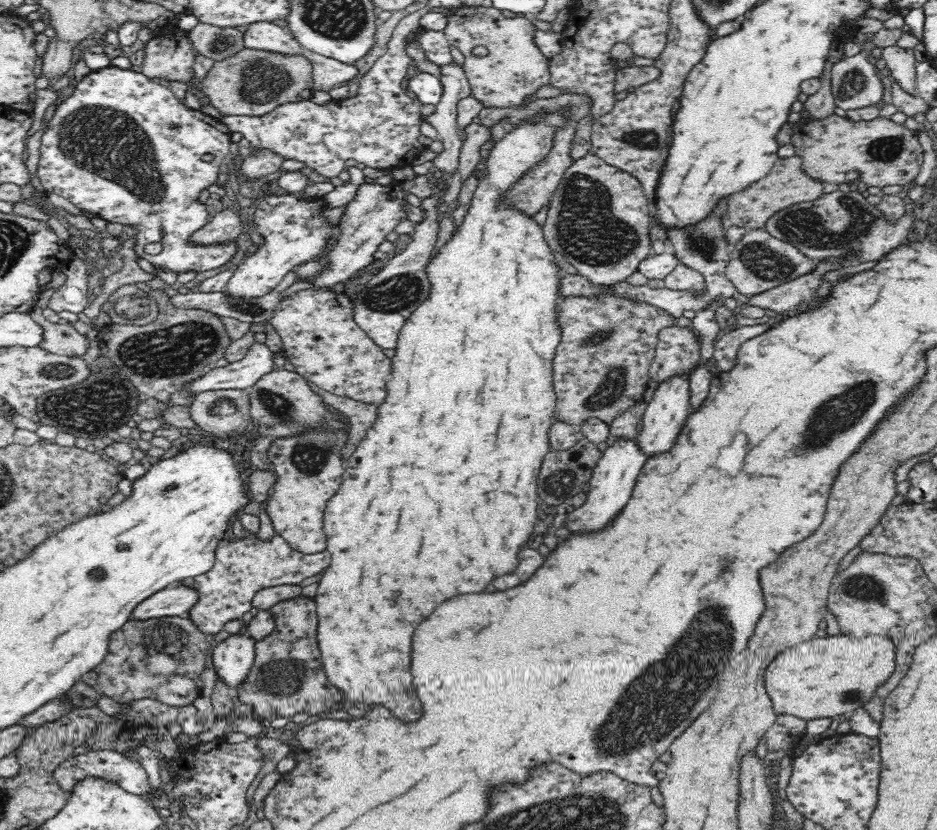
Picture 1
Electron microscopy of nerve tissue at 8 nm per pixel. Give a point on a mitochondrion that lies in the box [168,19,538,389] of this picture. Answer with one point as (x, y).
(262, 81)

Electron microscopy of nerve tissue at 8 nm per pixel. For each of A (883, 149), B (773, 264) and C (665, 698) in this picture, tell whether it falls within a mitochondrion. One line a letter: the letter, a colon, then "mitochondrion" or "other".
A: mitochondrion
B: mitochondrion
C: mitochondrion

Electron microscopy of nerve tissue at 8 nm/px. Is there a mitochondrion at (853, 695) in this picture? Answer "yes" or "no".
yes

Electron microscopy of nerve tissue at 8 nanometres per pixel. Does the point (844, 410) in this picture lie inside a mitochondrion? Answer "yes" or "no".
yes

